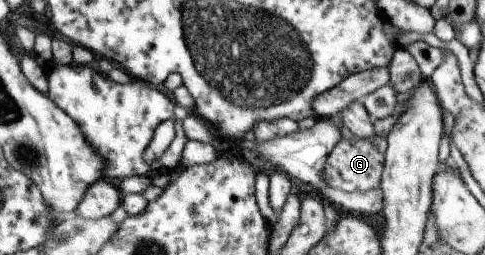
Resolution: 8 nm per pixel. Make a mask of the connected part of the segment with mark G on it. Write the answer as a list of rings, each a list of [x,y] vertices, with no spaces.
[[[354,138],[340,140],[328,158],[324,176],[329,187],[338,188],[345,192],[366,192],[379,187],[383,172],[383,154],[380,154],[370,138]]]

